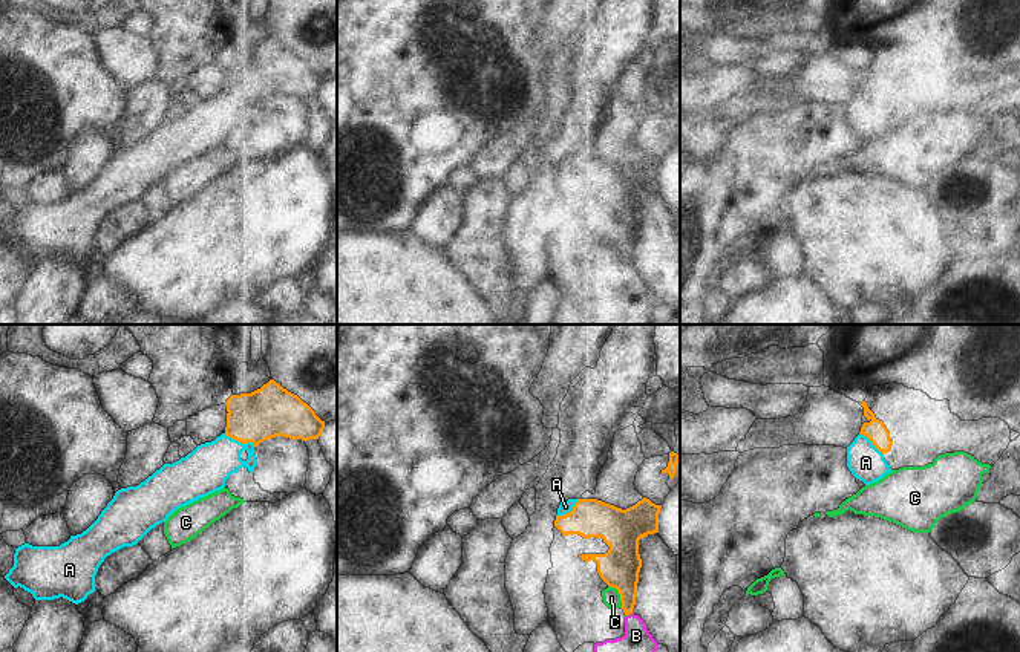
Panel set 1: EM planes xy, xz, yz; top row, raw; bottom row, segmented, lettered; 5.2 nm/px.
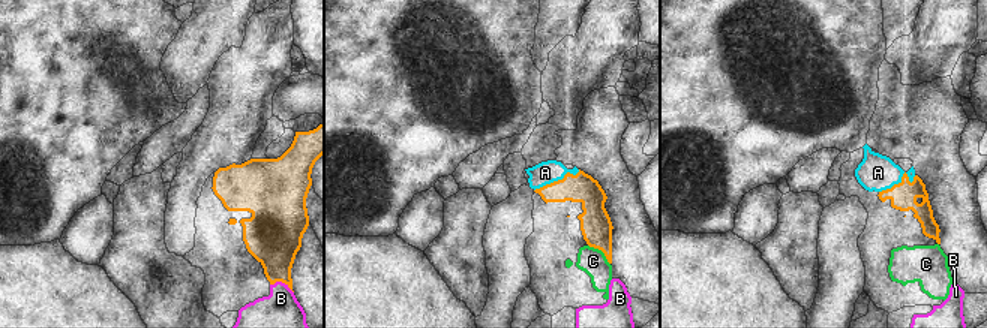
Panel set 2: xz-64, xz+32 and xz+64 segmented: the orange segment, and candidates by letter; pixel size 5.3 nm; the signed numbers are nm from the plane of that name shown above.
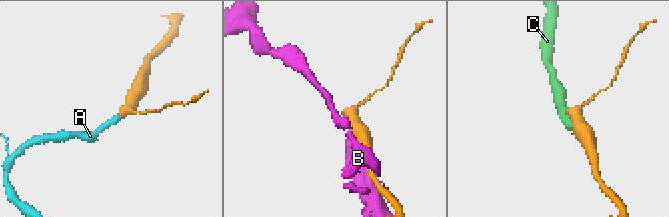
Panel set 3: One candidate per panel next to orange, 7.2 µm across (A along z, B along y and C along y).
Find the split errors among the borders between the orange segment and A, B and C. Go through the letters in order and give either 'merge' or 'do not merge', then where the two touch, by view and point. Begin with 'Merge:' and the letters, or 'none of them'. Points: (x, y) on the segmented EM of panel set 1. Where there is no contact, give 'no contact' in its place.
Merge: A
A: merge | xy (239, 441)
B: do not merge | xz (628, 614)
C: do not merge | xz (621, 596)

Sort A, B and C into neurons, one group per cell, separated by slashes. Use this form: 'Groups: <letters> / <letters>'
Groups: A / B C

